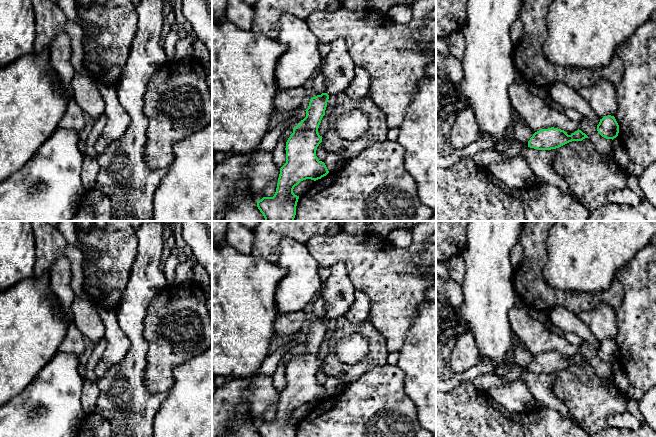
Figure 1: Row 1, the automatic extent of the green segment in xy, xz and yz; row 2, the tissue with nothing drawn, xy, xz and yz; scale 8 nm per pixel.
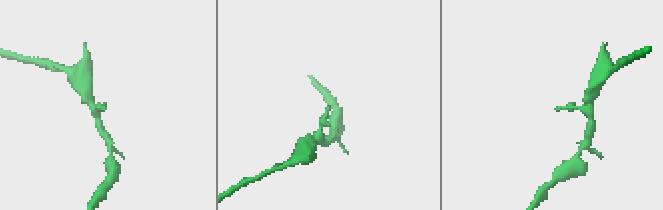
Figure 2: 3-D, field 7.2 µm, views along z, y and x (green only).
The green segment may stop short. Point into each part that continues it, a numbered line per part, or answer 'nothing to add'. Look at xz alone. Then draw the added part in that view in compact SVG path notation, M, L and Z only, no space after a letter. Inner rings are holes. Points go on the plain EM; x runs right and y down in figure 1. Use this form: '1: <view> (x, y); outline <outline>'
1: xz (338, 292); outline M343 262L332 264L329 269L330 275L323 282L319 296L325 302L325 317L336 320L353 304L356 289Z

